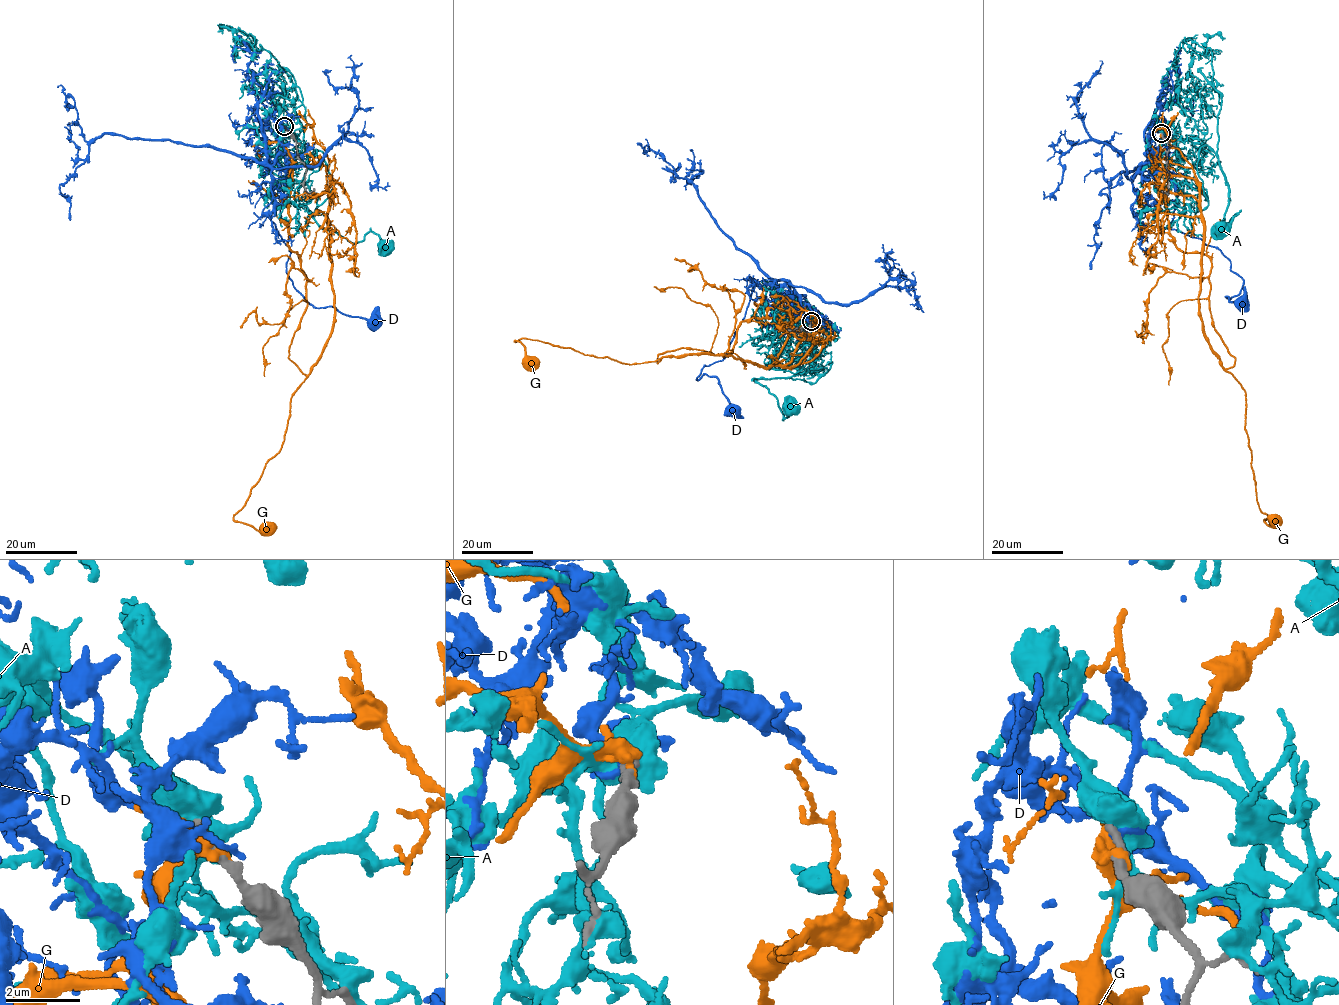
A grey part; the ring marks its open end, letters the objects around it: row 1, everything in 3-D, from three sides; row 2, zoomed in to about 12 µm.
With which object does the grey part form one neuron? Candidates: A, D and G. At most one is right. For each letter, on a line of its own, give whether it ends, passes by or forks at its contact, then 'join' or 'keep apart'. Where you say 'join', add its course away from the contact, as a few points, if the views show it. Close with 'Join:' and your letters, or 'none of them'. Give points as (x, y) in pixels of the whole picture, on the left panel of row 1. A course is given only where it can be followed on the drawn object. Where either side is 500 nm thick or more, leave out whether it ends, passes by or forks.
A: keep apart
D: it ends there; keep apart
G: it ends there; keep apart
Join: none of them

